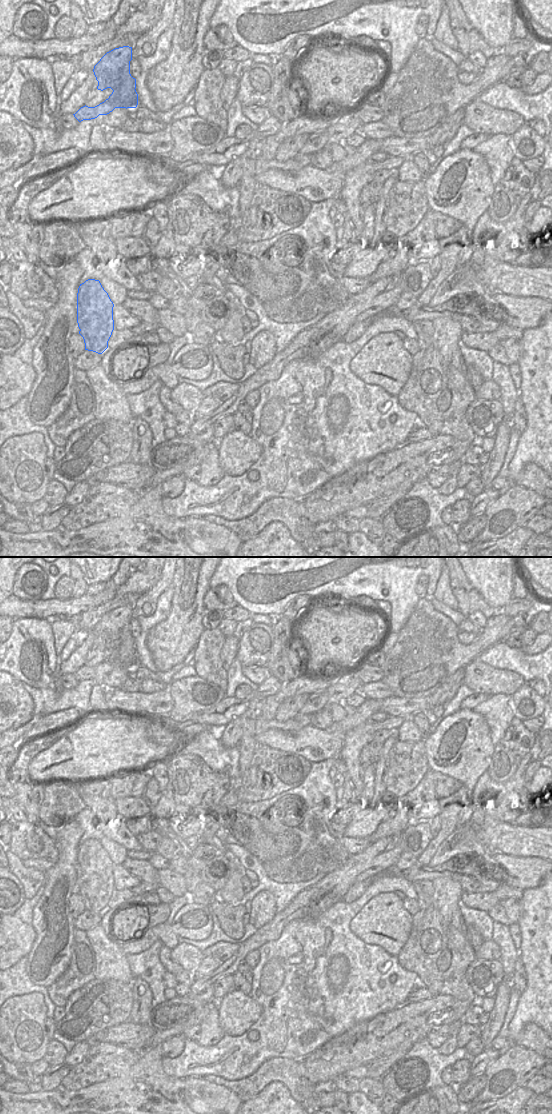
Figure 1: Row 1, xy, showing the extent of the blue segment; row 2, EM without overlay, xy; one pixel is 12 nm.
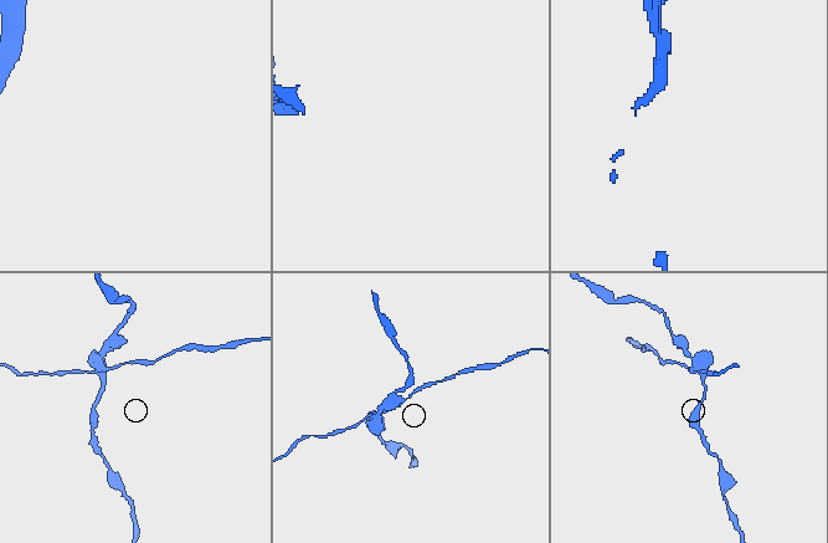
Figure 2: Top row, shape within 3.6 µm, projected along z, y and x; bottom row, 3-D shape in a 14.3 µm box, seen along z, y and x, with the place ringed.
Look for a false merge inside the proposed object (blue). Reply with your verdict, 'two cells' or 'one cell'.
two cells

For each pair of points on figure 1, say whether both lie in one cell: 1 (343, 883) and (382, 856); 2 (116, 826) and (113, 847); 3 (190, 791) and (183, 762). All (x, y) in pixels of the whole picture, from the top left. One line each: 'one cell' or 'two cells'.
1: one cell
2: two cells
3: one cell

